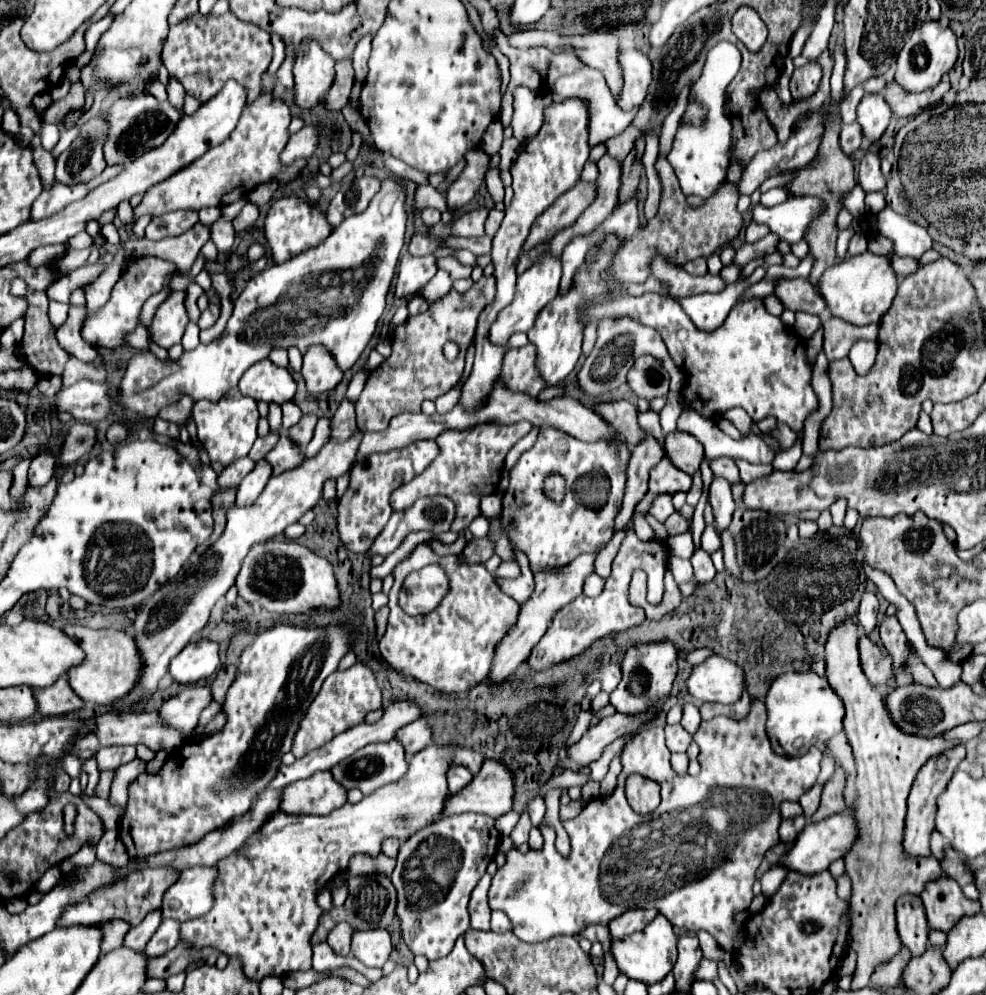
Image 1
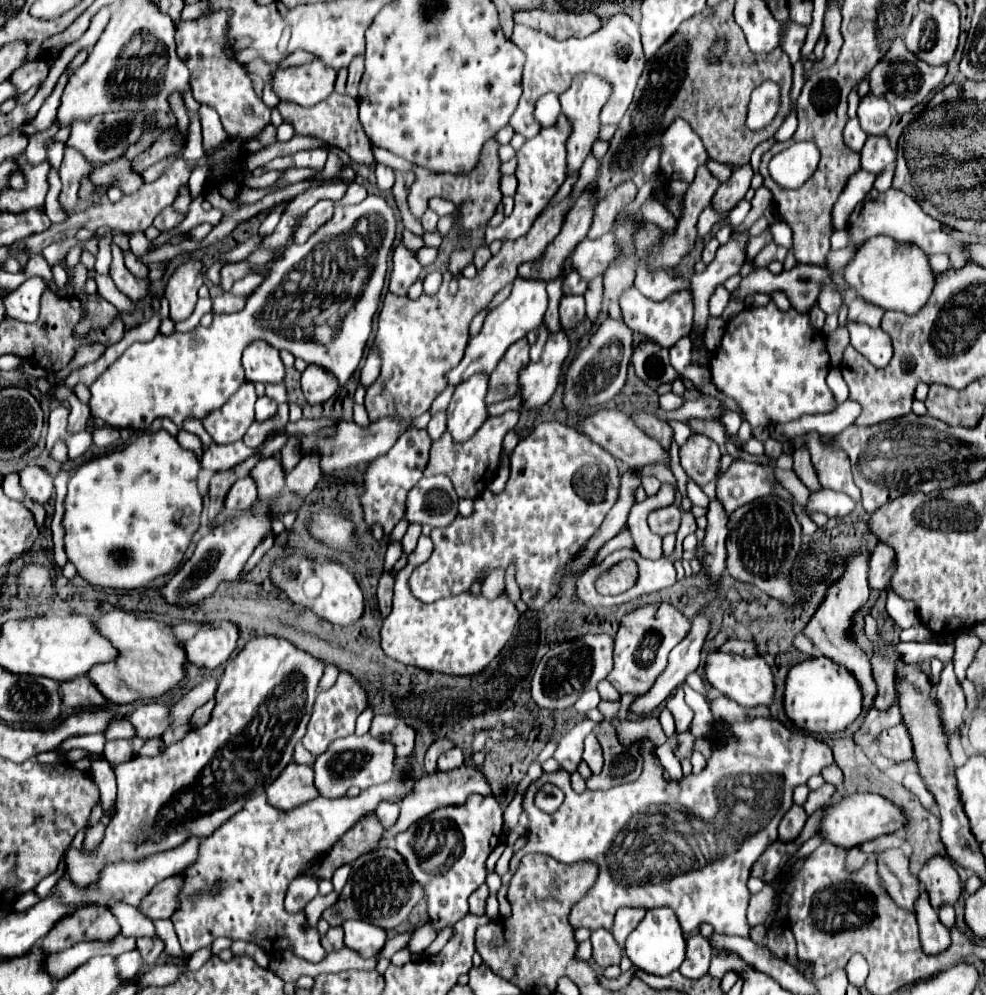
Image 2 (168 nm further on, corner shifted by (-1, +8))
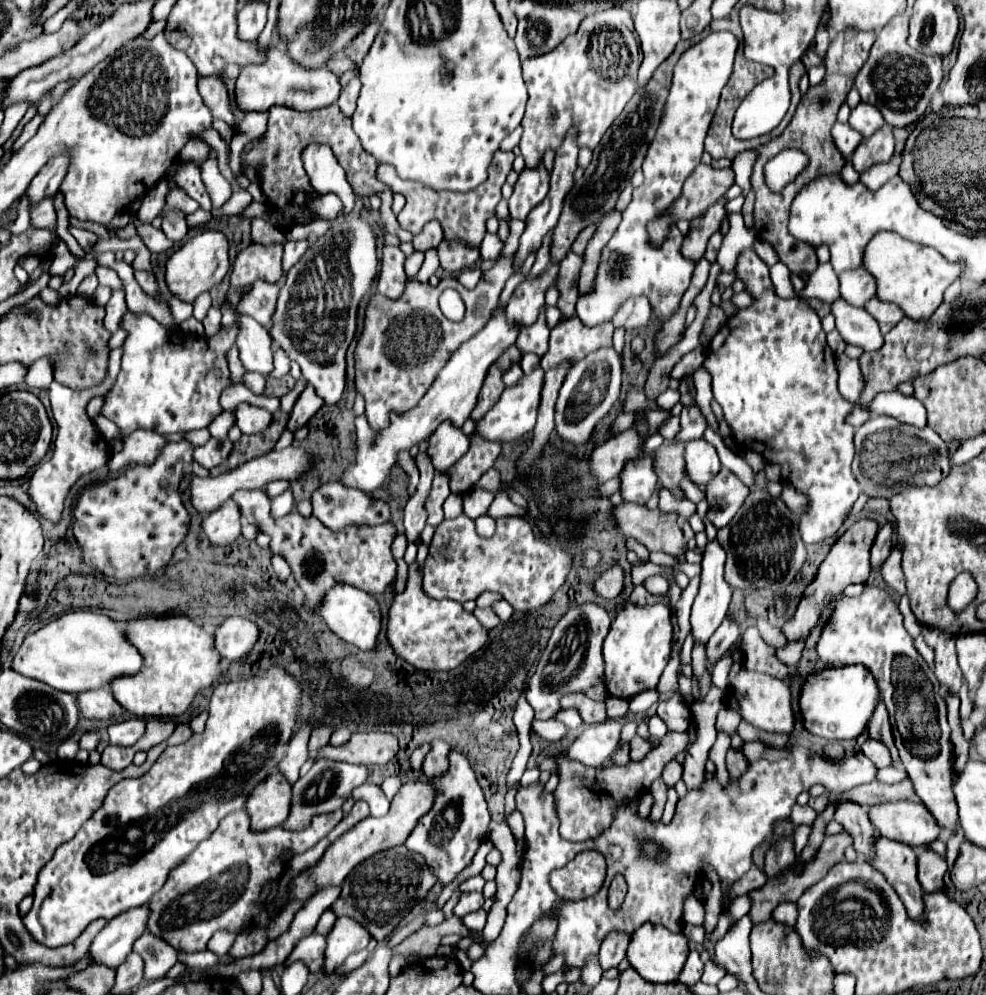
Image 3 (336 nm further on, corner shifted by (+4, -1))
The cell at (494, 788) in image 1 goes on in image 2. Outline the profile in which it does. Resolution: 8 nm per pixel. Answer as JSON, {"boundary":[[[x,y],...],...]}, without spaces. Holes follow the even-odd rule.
{"boundary":[[[463,765],[459,769],[453,769],[449,773],[441,773],[441,771],[435,771],[435,773],[429,773],[429,775],[423,775],[415,781],[415,787],[413,787],[413,793],[409,793],[409,797],[405,797],[405,801],[401,801],[401,815],[397,819],[397,823],[385,831],[385,841],[387,839],[393,839],[399,831],[405,831],[409,825],[417,823],[421,817],[427,817],[429,813],[437,811],[439,807],[447,807],[447,805],[463,805],[467,801],[469,795],[473,793],[479,793],[483,797],[491,797],[493,791],[489,787],[489,781],[487,777],[483,775],[483,771],[479,771],[477,767],[471,767],[471,765]]]}

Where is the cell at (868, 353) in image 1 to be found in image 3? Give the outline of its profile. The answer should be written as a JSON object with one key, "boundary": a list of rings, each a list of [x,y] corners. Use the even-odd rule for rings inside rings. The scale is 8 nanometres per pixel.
{"boundary":[[[838,300],[832,304],[832,314],[836,316],[836,330],[846,344],[862,346],[864,350],[878,350],[882,346],[880,326],[864,308]]]}

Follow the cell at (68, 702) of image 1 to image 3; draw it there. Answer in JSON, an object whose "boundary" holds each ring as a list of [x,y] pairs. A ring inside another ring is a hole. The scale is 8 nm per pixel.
{"boundary":[[[108,686],[100,690],[90,690],[84,694],[78,694],[80,698],[80,710],[84,710],[84,718],[96,718],[96,720],[106,720],[106,718],[120,718],[126,710],[114,700],[112,690]]]}

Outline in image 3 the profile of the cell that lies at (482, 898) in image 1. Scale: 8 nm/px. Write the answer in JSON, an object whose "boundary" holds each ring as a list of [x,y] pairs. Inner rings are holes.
{"boundary":[[[464,892],[464,894],[460,896],[456,908],[454,908],[454,914],[456,914],[458,918],[462,918],[464,914],[478,910],[482,904],[484,904],[484,896],[482,896],[480,892]]]}

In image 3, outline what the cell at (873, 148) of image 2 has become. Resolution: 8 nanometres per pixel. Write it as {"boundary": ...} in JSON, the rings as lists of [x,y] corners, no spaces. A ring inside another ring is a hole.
{"boundary":[[[878,130],[870,138],[864,138],[852,154],[852,164],[858,172],[868,170],[872,164],[888,162],[894,154],[894,136],[890,130]]]}

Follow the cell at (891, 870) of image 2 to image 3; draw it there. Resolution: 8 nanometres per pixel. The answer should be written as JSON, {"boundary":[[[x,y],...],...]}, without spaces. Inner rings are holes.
{"boundary":[[[836,802],[834,820],[840,822],[854,836],[854,850],[860,852],[868,860],[868,842],[874,838],[872,822],[868,820],[868,812],[854,802]]]}

